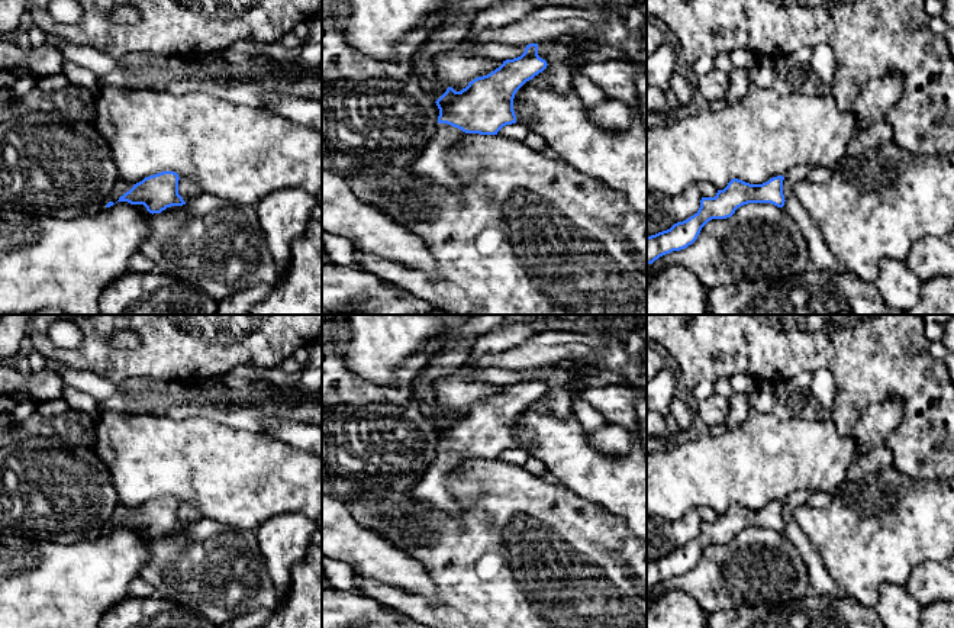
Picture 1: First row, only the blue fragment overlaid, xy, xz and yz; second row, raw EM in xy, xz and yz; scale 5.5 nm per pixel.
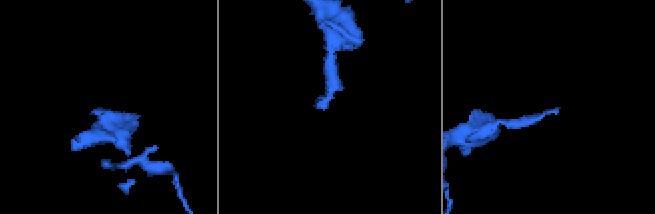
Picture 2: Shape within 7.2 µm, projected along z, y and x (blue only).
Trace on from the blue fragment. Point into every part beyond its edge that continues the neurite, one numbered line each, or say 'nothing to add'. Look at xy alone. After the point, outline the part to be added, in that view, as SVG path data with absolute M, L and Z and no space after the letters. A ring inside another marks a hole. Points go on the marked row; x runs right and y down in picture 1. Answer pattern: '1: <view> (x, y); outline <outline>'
1: xy (121, 187); outline M117 178L115 186L113 186L113 190L112 190L109 202L116 203L119 200L119 197L123 196L126 191L129 191L132 187L133 187L133 184Z

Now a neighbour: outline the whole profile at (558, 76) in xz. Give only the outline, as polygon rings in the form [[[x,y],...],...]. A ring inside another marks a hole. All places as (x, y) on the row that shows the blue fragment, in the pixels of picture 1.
[[[552,62],[534,77],[534,81],[542,88],[551,88],[557,93],[565,93],[573,87],[573,67],[567,62]]]

